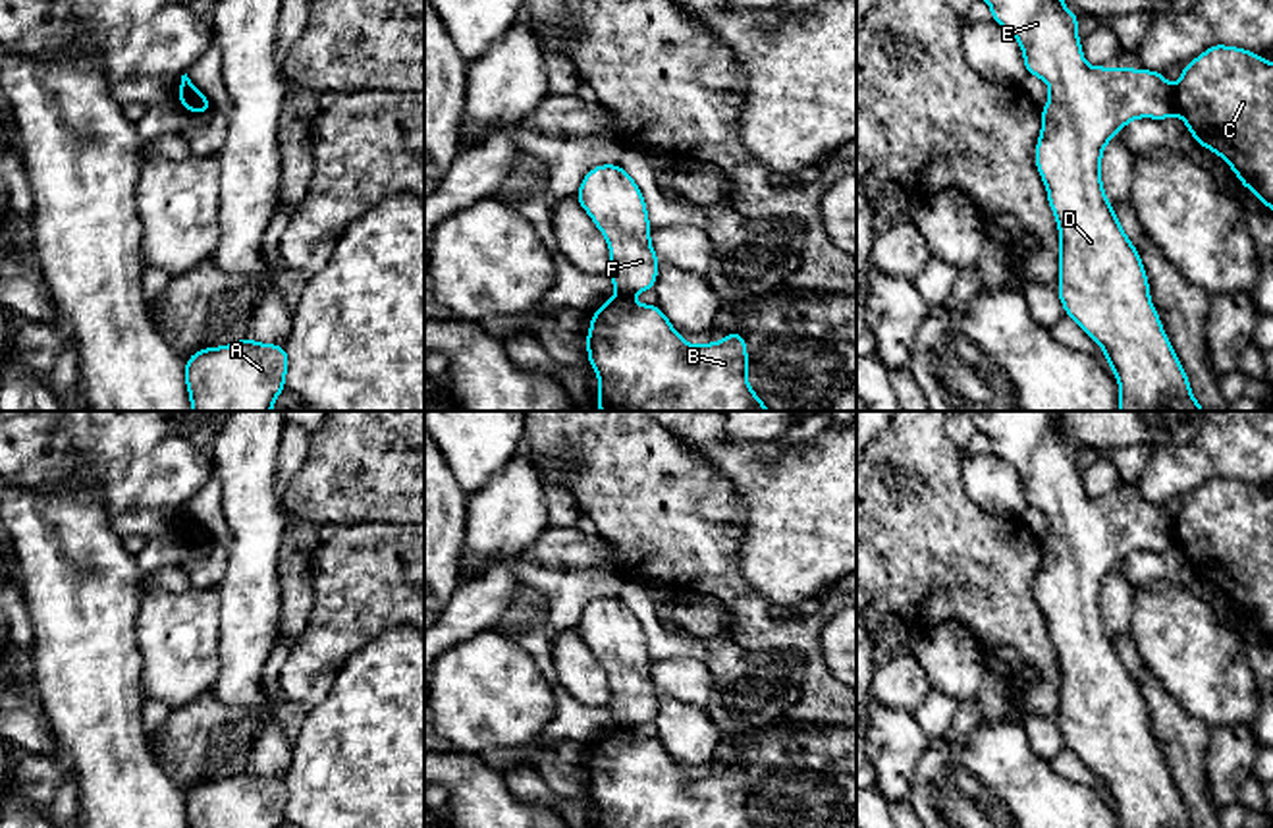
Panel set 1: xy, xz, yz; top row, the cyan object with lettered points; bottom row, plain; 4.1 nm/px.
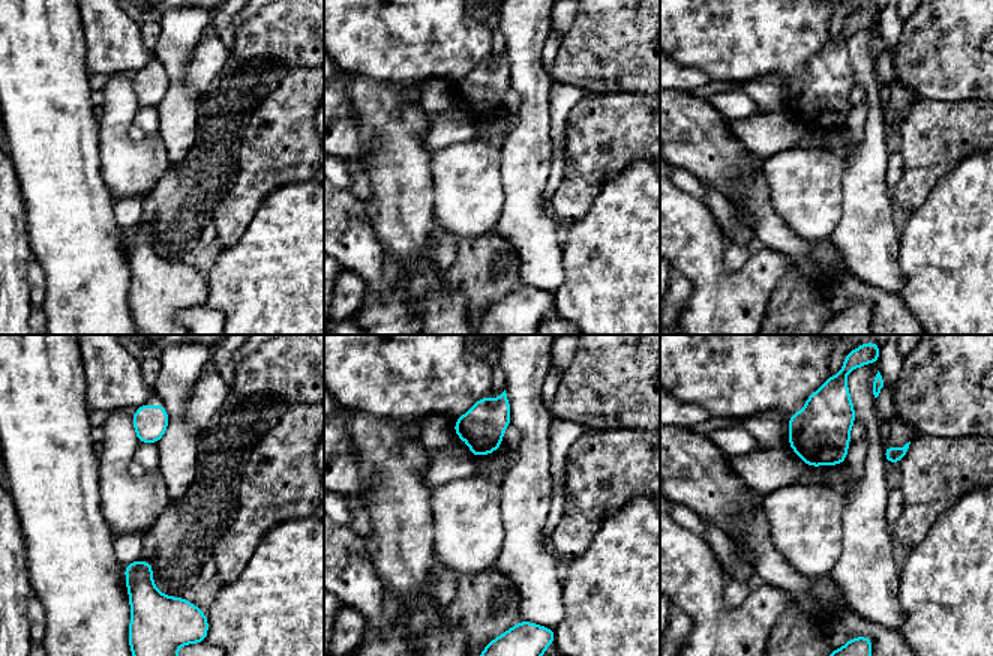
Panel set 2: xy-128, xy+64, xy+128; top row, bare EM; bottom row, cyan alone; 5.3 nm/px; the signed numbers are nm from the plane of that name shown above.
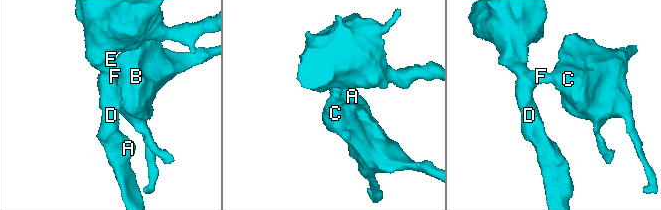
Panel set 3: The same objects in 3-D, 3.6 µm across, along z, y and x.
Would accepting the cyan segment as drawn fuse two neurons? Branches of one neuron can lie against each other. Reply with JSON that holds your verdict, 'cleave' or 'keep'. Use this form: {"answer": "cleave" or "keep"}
{"answer": "cleave"}

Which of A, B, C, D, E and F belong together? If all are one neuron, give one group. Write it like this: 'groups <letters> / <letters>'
groups A D E F / B C

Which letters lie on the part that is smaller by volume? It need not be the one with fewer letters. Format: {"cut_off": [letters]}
{"cut_off": ["B", "C"]}

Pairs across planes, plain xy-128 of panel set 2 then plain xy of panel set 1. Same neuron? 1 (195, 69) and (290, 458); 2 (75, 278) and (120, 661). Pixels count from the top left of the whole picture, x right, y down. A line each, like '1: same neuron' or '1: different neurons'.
1: same neuron
2: same neuron

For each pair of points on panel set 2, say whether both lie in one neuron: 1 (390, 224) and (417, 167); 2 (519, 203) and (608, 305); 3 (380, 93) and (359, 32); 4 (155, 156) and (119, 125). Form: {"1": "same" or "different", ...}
{"1": "same", "2": "different", "3": "different", "4": "same"}

